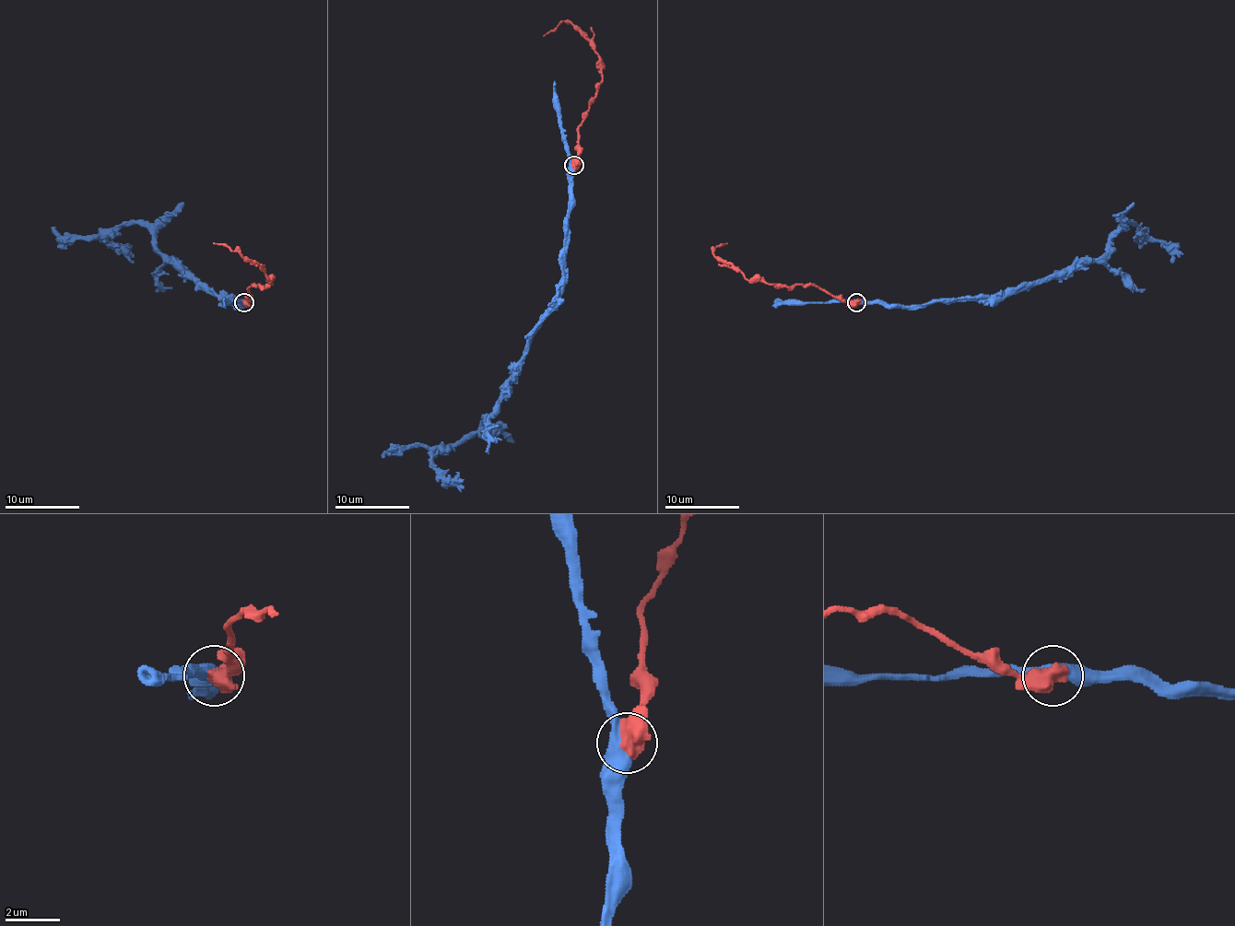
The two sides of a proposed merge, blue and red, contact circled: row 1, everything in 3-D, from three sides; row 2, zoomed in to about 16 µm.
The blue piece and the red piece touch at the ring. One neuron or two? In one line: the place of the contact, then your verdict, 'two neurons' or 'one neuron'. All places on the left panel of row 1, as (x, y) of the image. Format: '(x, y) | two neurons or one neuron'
(244, 302) | two neurons

